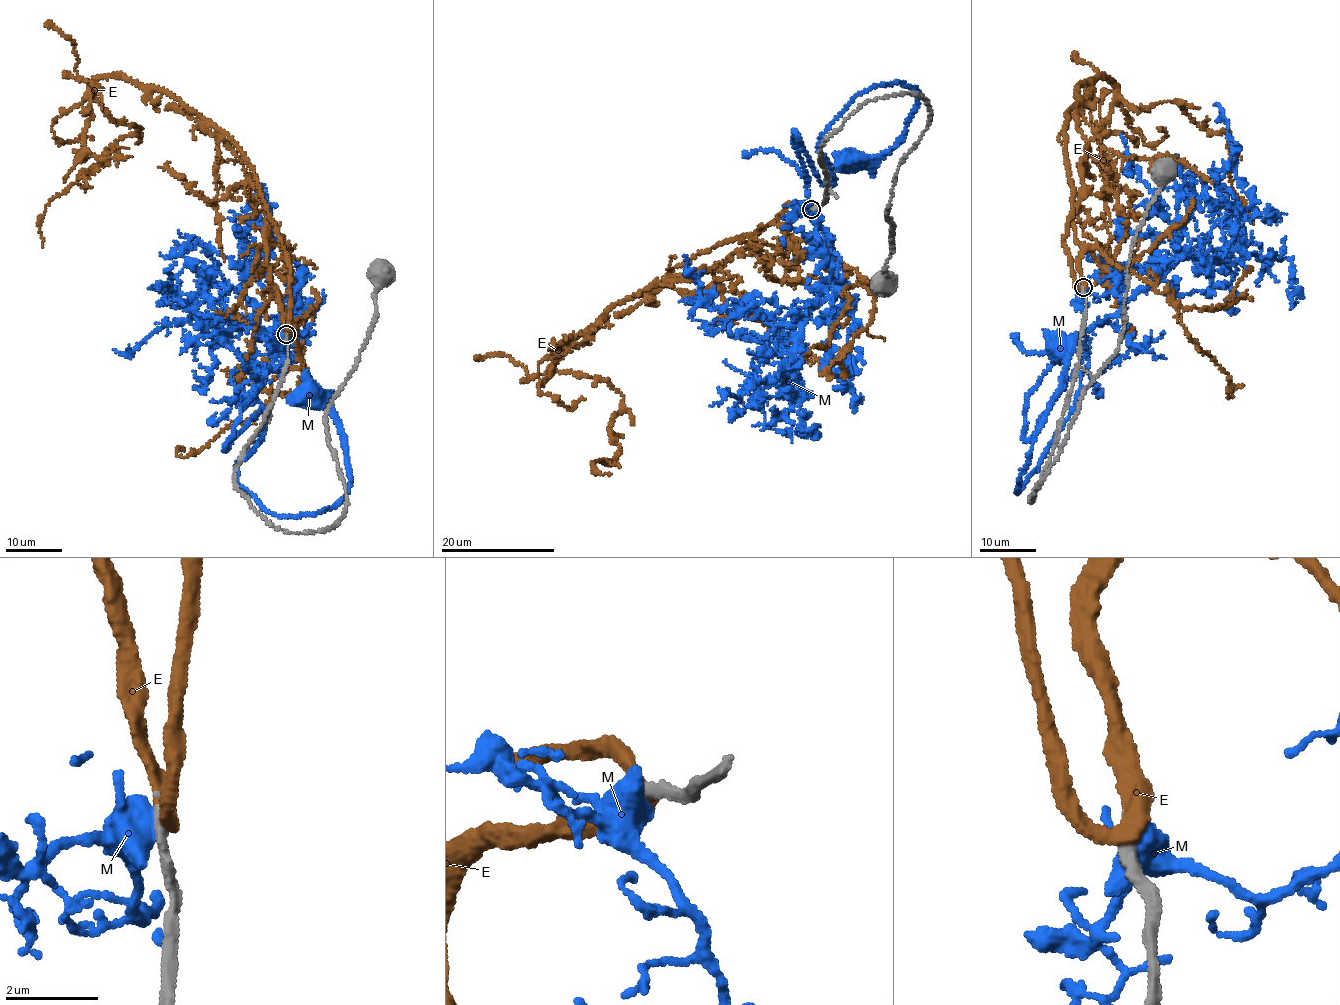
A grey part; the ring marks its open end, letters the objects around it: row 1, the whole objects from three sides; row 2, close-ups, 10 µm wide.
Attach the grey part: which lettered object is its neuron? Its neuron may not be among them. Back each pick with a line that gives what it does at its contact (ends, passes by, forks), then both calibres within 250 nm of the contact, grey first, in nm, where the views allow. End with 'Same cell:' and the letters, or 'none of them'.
E: it passes by | 280/320 nm
Same cell: E

